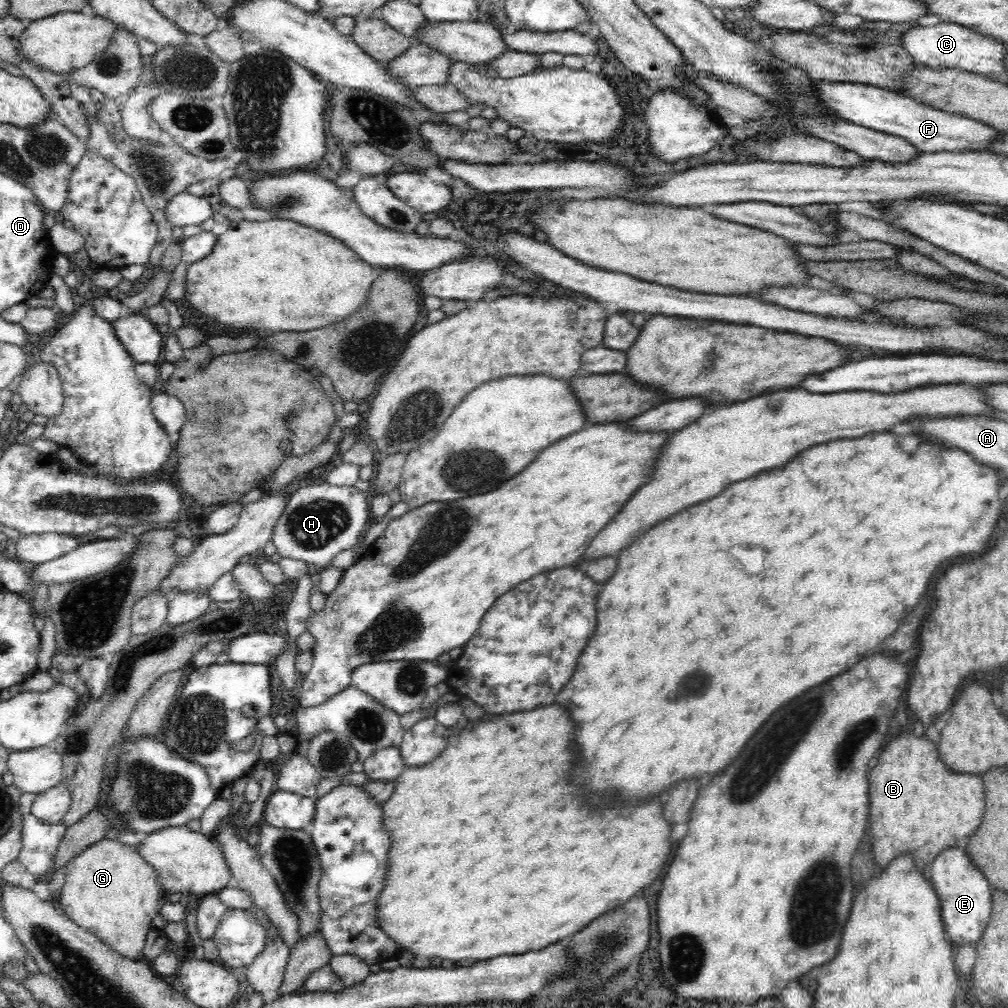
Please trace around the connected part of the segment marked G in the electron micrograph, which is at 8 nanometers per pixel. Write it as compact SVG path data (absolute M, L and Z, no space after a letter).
M104 838L65 866L66 878L60 904L63 914L80 928L97 936L112 951L129 960L143 952L148 928L160 907L157 872L144 860L137 847Z

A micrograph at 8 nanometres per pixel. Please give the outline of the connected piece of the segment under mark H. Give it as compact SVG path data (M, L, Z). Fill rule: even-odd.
M325 481L300 488L288 496L271 540L282 559L302 561L313 569L324 570L333 566L333 560L340 552L358 550L360 538L366 534L368 520L370 509L366 492L357 490L355 486L336 486Z

